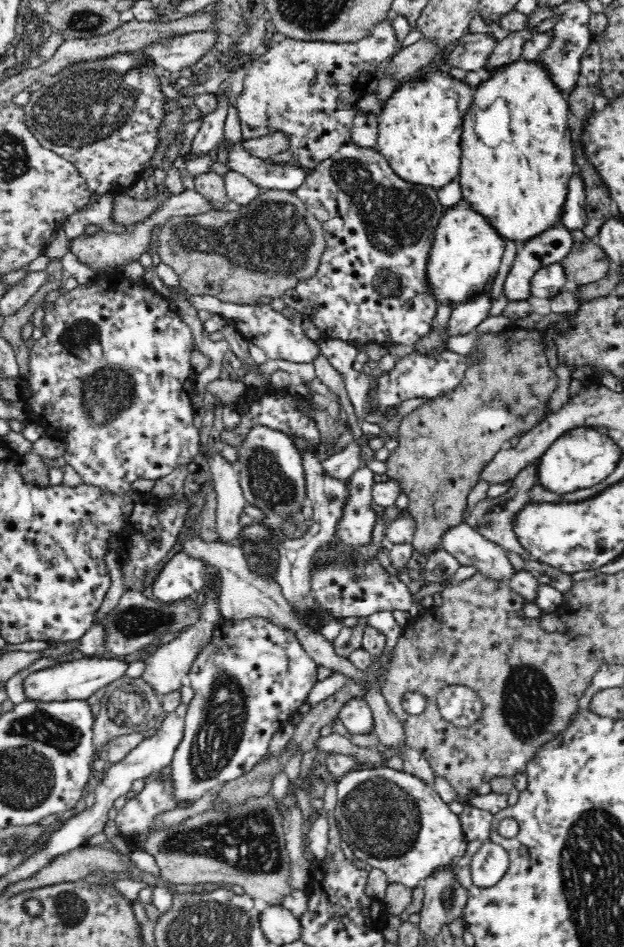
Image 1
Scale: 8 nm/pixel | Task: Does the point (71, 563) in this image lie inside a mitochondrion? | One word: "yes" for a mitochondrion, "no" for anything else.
no

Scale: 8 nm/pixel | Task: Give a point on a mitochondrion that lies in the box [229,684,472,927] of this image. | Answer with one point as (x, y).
(384, 821)

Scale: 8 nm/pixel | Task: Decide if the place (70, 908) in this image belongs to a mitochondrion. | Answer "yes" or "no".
yes

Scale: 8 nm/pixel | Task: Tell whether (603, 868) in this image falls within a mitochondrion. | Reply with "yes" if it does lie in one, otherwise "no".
yes

